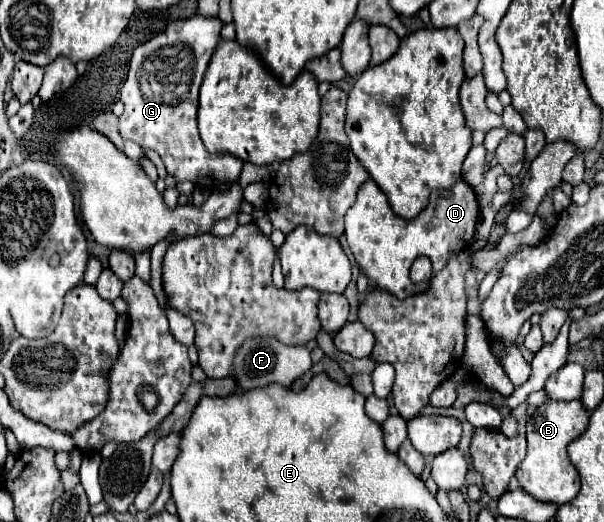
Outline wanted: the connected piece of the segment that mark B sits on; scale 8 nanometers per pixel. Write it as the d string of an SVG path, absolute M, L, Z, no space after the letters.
M546 401L536 407L526 421L528 449L524 461L516 469L516 479L526 493L540 501L550 501L556 505L568 503L578 495L580 477L576 467L568 457L568 443L578 439L588 427L588 411L580 401Z

